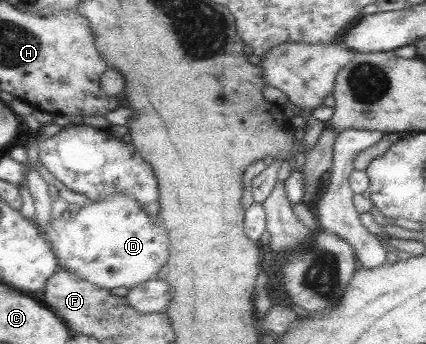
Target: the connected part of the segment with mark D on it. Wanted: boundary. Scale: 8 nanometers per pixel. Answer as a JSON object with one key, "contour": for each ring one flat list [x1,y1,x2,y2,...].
{"contour":[[114,194,114,198,78,207,75,214,51,218,42,234,60,270,86,279,86,282,104,290,120,286,128,290,146,280,156,279,160,267,168,259,168,232,160,226,152,224,134,200]]}

